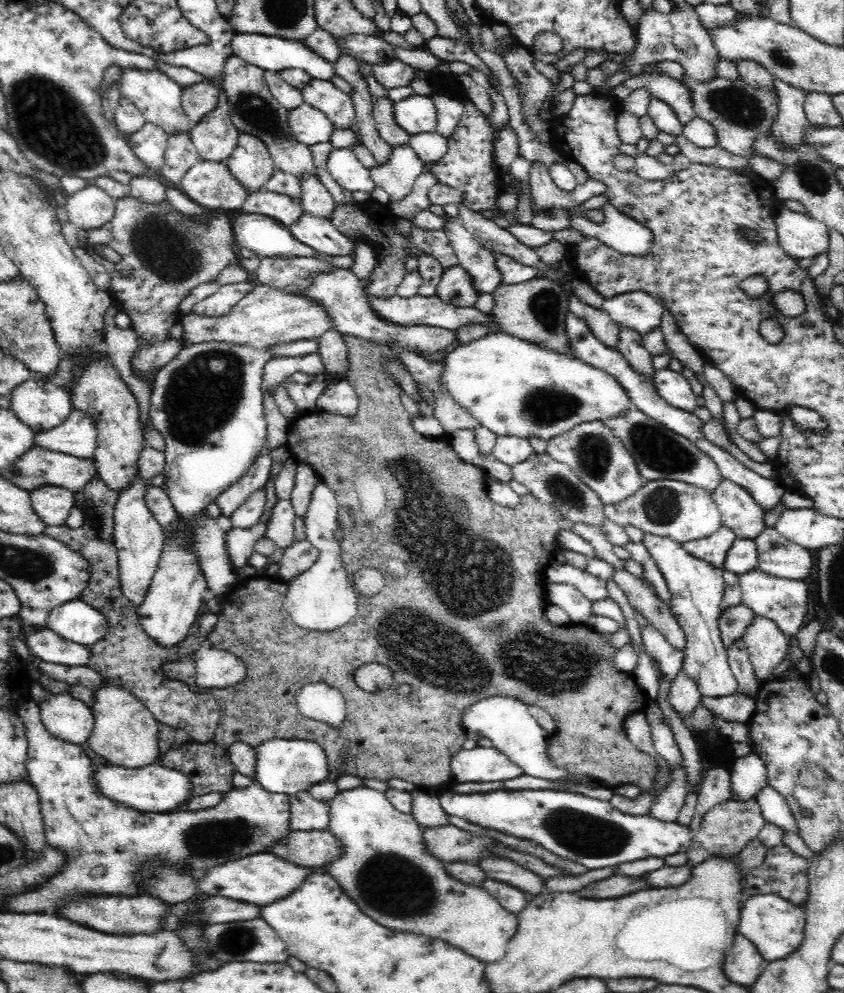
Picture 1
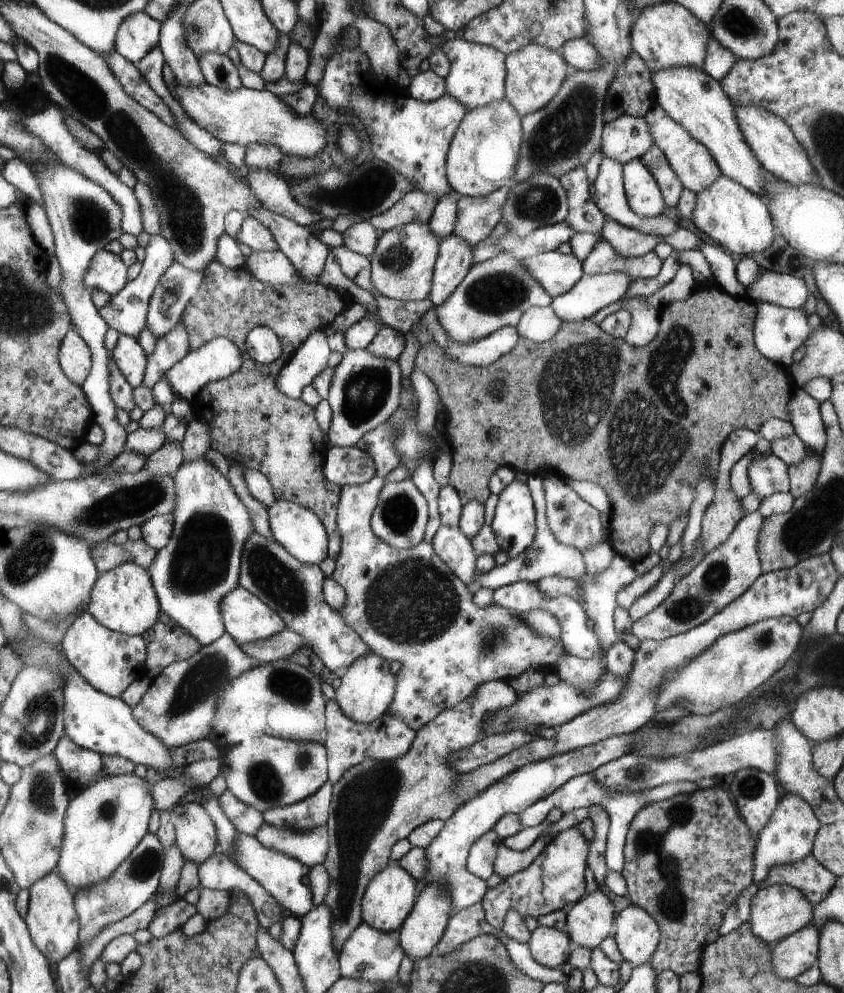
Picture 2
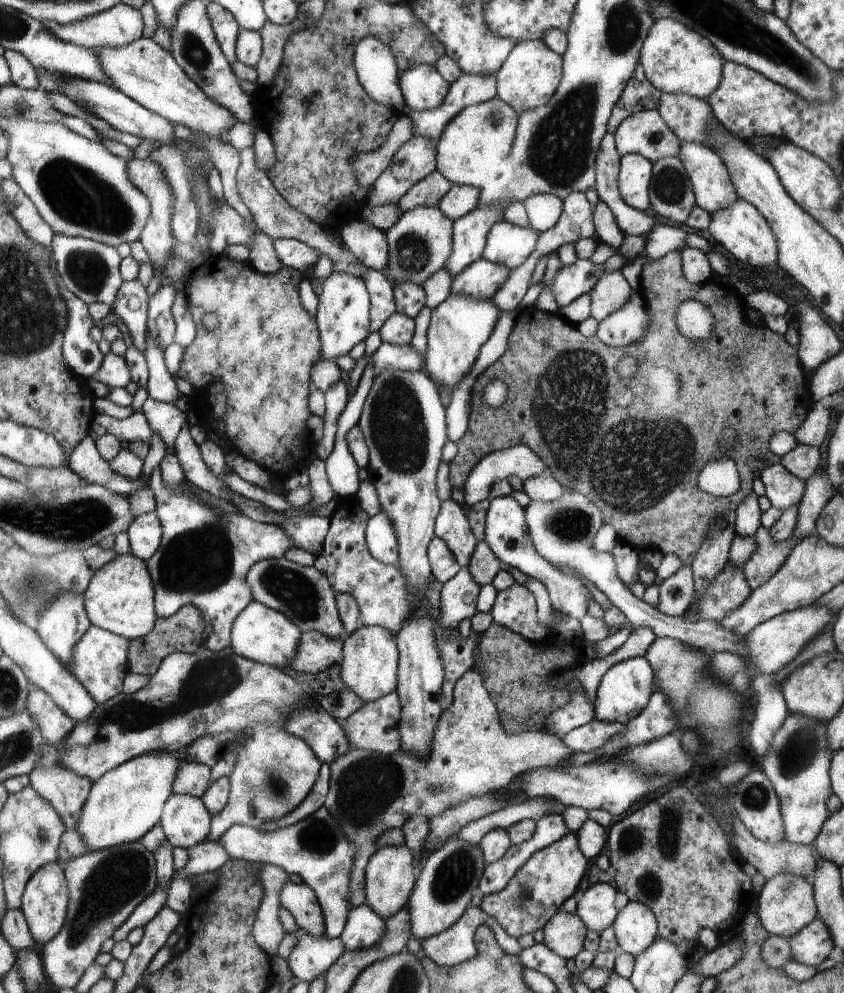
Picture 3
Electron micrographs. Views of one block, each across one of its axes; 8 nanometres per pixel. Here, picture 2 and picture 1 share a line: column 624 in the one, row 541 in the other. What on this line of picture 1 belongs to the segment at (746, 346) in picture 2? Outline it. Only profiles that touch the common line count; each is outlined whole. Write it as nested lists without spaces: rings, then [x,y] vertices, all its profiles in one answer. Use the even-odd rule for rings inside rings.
[[[344,336],[344,342],[348,346],[348,362],[350,362],[350,370],[348,370],[346,380],[350,382],[350,386],[354,386],[354,392],[356,392],[356,396],[360,400],[358,414],[354,414],[352,418],[350,416],[328,414],[328,412],[322,412],[322,410],[302,414],[302,416],[298,416],[292,422],[292,426],[288,430],[288,444],[286,446],[288,446],[290,454],[296,458],[298,464],[310,466],[316,472],[316,476],[320,478],[320,482],[328,484],[330,490],[336,494],[336,500],[338,500],[338,506],[340,506],[340,510],[338,510],[338,522],[340,522],[340,528],[342,528],[342,534],[344,534],[342,540],[340,540],[340,544],[338,544],[340,546],[340,562],[344,564],[350,582],[352,582],[356,570],[360,570],[360,568],[376,568],[376,570],[380,570],[384,574],[386,586],[376,596],[362,596],[362,594],[358,594],[358,616],[354,616],[346,626],[342,626],[342,628],[338,628],[334,632],[314,632],[314,630],[302,630],[300,626],[296,626],[296,622],[284,610],[284,600],[286,600],[286,594],[288,594],[288,586],[282,584],[282,582],[276,582],[272,578],[250,578],[250,582],[246,582],[242,588],[234,588],[230,594],[226,594],[224,600],[222,600],[222,612],[218,614],[218,624],[210,632],[208,642],[214,648],[226,650],[226,652],[234,654],[236,658],[240,658],[244,662],[244,666],[246,666],[246,676],[244,676],[244,680],[240,684],[234,684],[234,686],[228,686],[228,688],[214,688],[214,690],[210,690],[210,694],[216,698],[218,708],[220,708],[220,720],[218,720],[218,726],[216,726],[216,732],[214,732],[214,742],[220,744],[226,750],[232,744],[236,744],[236,742],[246,742],[246,744],[250,744],[256,750],[256,746],[260,746],[262,742],[272,740],[272,738],[310,740],[310,742],[316,742],[324,750],[324,754],[328,758],[328,772],[330,774],[342,770],[342,764],[344,764],[342,776],[376,778],[376,780],[400,778],[402,782],[412,782],[412,784],[416,784],[422,790],[430,790],[430,792],[440,794],[440,792],[450,792],[450,786],[454,784],[450,762],[452,762],[452,758],[460,750],[464,750],[462,746],[468,740],[468,732],[462,726],[464,712],[470,710],[472,704],[476,704],[476,702],[480,702],[484,698],[504,696],[504,698],[518,698],[526,706],[536,704],[536,706],[544,708],[556,720],[558,728],[548,738],[548,758],[560,770],[566,770],[572,776],[590,776],[594,782],[598,782],[598,786],[608,786],[612,790],[618,788],[618,786],[638,786],[642,792],[650,792],[652,790],[652,780],[654,780],[654,774],[656,774],[656,760],[648,752],[642,752],[640,748],[636,748],[628,740],[626,728],[624,728],[626,718],[630,714],[640,714],[640,712],[646,710],[646,704],[648,704],[646,692],[638,686],[634,674],[630,674],[630,672],[618,672],[612,666],[614,652],[618,648],[610,646],[588,624],[556,626],[556,624],[552,624],[552,622],[548,622],[544,618],[544,612],[548,610],[546,590],[544,590],[544,582],[546,582],[544,570],[546,570],[546,566],[550,562],[556,560],[556,552],[560,550],[560,546],[558,546],[558,534],[564,532],[564,530],[574,530],[574,522],[568,520],[568,518],[564,518],[564,514],[558,512],[558,510],[554,510],[550,504],[542,504],[532,494],[520,496],[520,502],[516,504],[516,508],[504,508],[504,506],[492,502],[488,498],[488,474],[484,474],[480,468],[476,468],[472,464],[460,462],[460,458],[456,458],[456,454],[454,454],[448,438],[424,438],[422,434],[418,434],[412,428],[412,418],[406,414],[406,410],[402,406],[402,394],[404,394],[404,390],[402,390],[400,384],[396,384],[392,380],[392,376],[386,370],[388,362],[396,362],[396,364],[404,366],[402,360],[398,358],[396,350],[392,350],[390,346],[376,346],[376,344],[370,344],[370,342],[362,340],[362,338],[352,338],[352,336]],[[460,498],[470,508],[468,520],[462,518],[458,514],[458,510],[456,510],[456,500],[460,500]],[[370,662],[384,664],[384,666],[388,666],[394,672],[394,682],[384,692],[370,694],[370,692],[364,692],[362,688],[358,688],[356,682],[354,682],[354,672],[360,666],[370,664]],[[308,684],[328,684],[328,686],[336,688],[342,694],[342,698],[346,702],[346,720],[344,720],[342,730],[334,730],[332,726],[328,726],[324,722],[306,720],[302,716],[302,712],[300,712],[300,708],[296,704],[296,696]]]

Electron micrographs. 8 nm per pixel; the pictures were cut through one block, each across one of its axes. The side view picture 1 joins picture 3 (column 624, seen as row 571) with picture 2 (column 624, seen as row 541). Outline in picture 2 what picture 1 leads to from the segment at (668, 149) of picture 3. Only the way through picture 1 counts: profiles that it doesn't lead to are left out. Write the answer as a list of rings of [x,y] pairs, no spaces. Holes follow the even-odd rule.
[[[617,116],[603,126],[599,152],[603,158],[617,160],[625,166],[631,160],[639,160],[651,146],[653,138],[645,118]]]

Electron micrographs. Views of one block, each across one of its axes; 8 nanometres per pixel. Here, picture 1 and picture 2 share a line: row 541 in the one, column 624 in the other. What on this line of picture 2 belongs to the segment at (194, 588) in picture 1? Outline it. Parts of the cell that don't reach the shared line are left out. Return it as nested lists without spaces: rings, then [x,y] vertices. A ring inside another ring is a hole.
[[[631,160],[623,166],[623,180],[627,204],[637,216],[655,218],[669,212],[659,184],[641,160]]]

